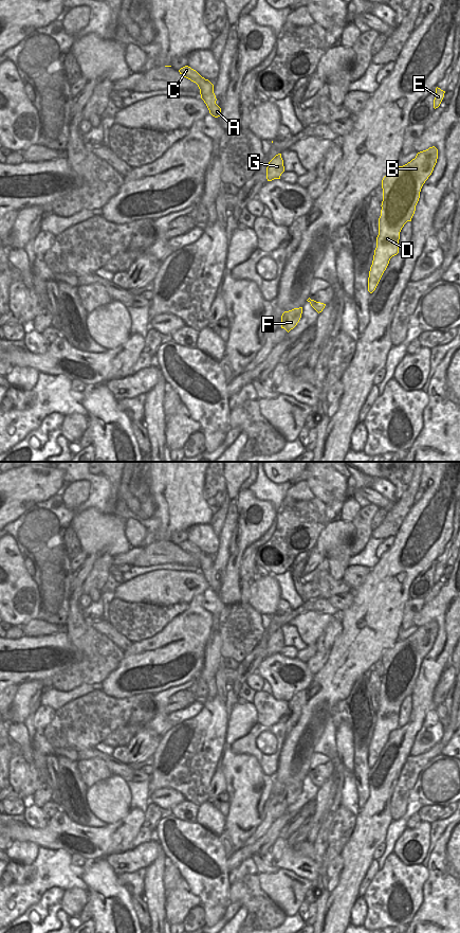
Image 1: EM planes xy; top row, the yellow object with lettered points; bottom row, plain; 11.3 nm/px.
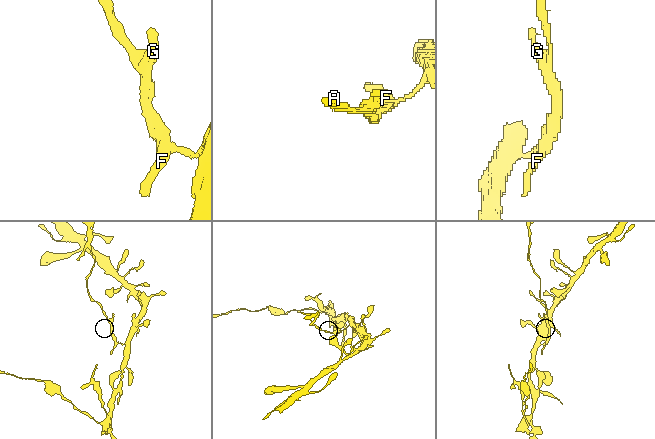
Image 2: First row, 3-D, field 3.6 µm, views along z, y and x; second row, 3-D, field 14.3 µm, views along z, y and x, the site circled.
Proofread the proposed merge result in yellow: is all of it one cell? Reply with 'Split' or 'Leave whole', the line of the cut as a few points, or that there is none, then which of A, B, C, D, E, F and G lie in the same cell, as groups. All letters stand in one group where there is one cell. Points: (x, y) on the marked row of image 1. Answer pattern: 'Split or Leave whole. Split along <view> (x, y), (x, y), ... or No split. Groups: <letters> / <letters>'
Split. Split along xy (310, 300), (314, 307). Groups: A C F G / B D E

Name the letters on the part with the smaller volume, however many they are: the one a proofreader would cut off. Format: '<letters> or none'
A, C, F, G

